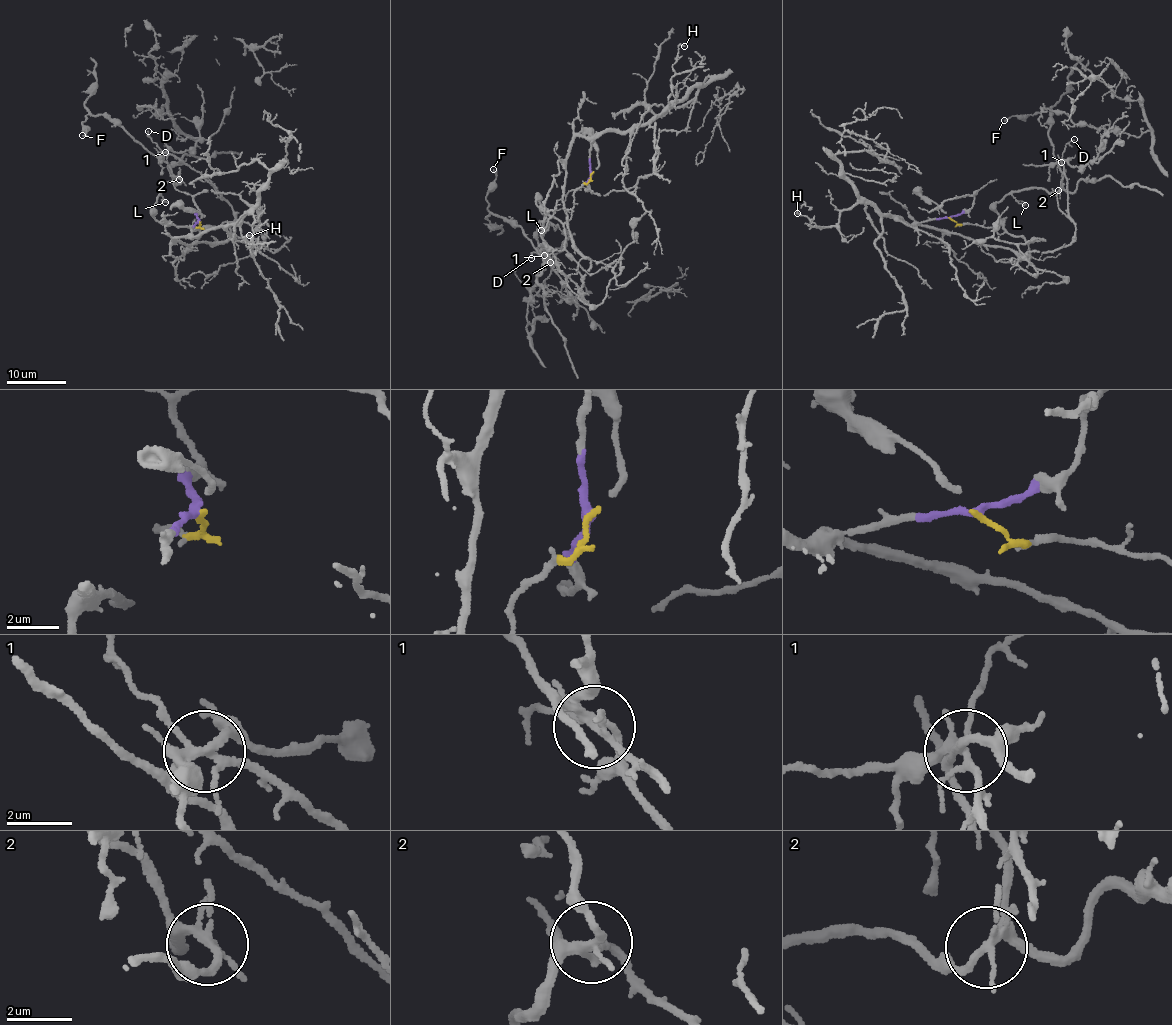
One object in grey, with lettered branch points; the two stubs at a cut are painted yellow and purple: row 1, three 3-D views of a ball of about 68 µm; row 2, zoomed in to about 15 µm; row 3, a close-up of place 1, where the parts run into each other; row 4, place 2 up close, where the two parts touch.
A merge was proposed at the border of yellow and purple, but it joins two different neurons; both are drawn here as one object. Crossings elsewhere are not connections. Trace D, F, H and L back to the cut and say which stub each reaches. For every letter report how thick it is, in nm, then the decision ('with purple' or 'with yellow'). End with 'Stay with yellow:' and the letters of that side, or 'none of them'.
D: 120 nm thick; with purple
F: 220 nm thick; with yellow
H: 130 nm thick; with purple
L: 130 nm thick; with yellow
Stay with yellow: F, L

